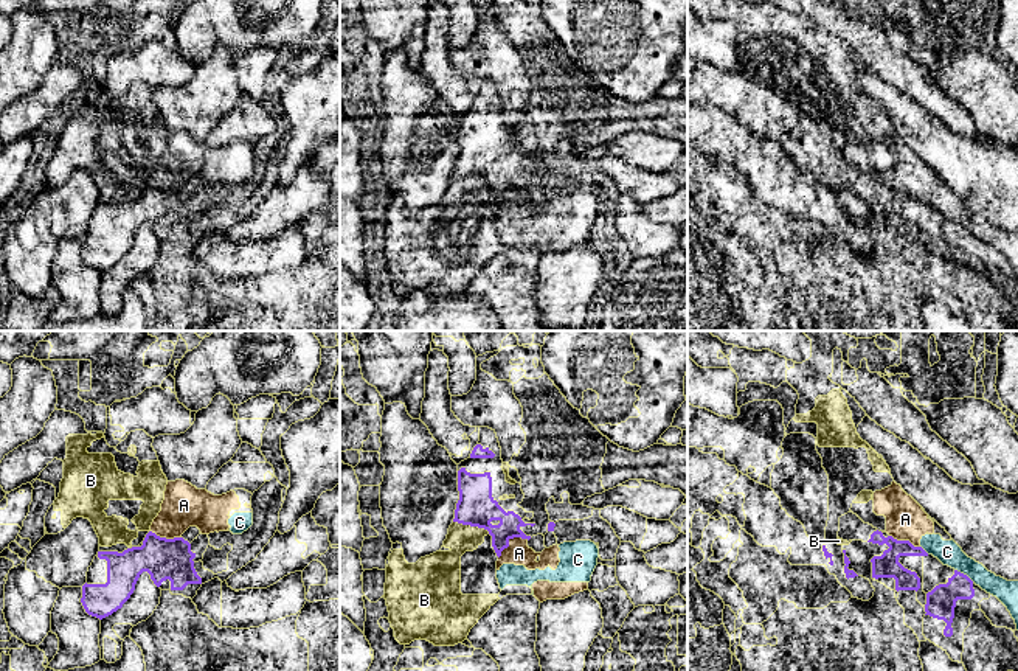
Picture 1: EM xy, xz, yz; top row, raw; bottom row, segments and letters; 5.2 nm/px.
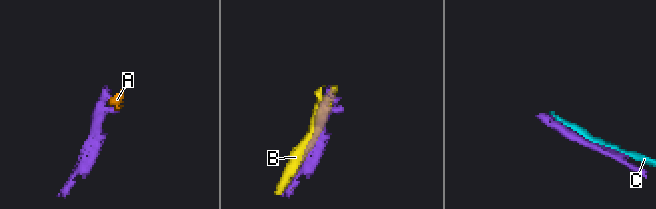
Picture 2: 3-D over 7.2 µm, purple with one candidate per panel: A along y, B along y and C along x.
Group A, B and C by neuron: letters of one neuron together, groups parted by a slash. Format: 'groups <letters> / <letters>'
groups A C / B

